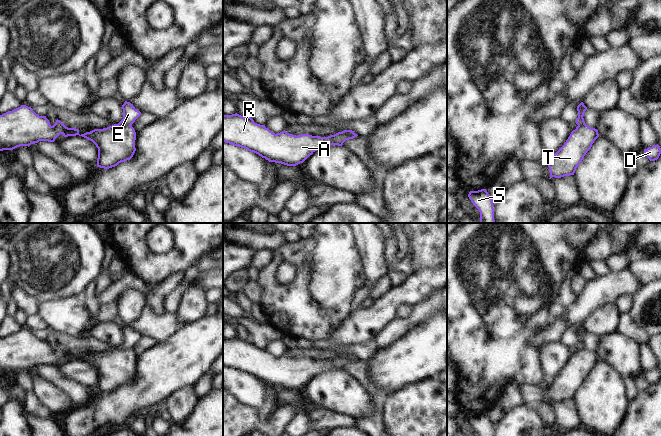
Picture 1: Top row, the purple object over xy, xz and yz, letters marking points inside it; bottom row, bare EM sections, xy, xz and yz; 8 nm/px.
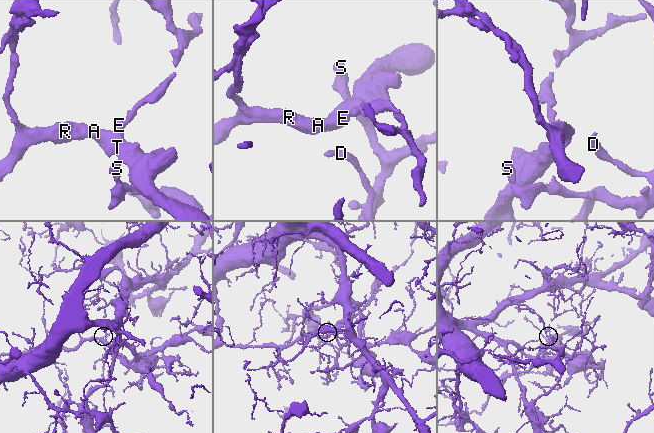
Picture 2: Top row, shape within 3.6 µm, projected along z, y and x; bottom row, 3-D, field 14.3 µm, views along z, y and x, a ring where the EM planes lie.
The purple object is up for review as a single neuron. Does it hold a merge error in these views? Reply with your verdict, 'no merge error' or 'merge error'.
merge error

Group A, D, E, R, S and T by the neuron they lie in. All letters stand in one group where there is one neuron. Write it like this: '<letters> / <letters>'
A R T / D E S

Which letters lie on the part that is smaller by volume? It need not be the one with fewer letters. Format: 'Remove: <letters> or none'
Remove: A, R, T

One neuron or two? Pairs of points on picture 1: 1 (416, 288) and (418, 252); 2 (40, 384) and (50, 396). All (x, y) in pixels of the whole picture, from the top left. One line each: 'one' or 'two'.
1: two
2: one

